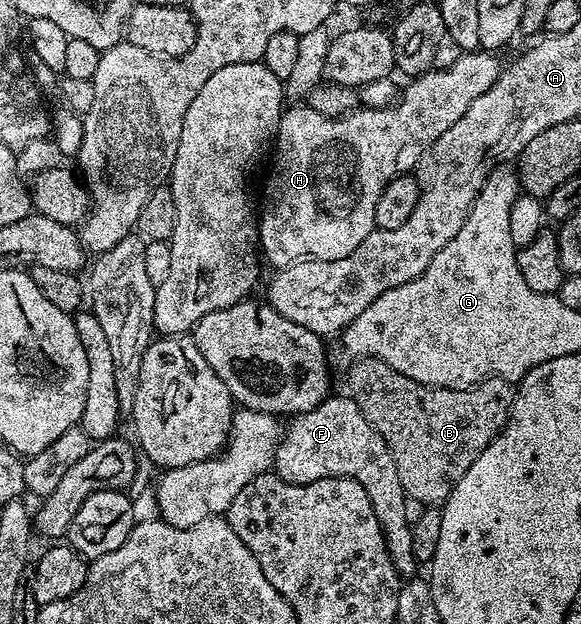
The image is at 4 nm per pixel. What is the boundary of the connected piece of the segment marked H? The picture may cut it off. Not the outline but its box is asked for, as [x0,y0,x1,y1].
[258,52,502,268]

